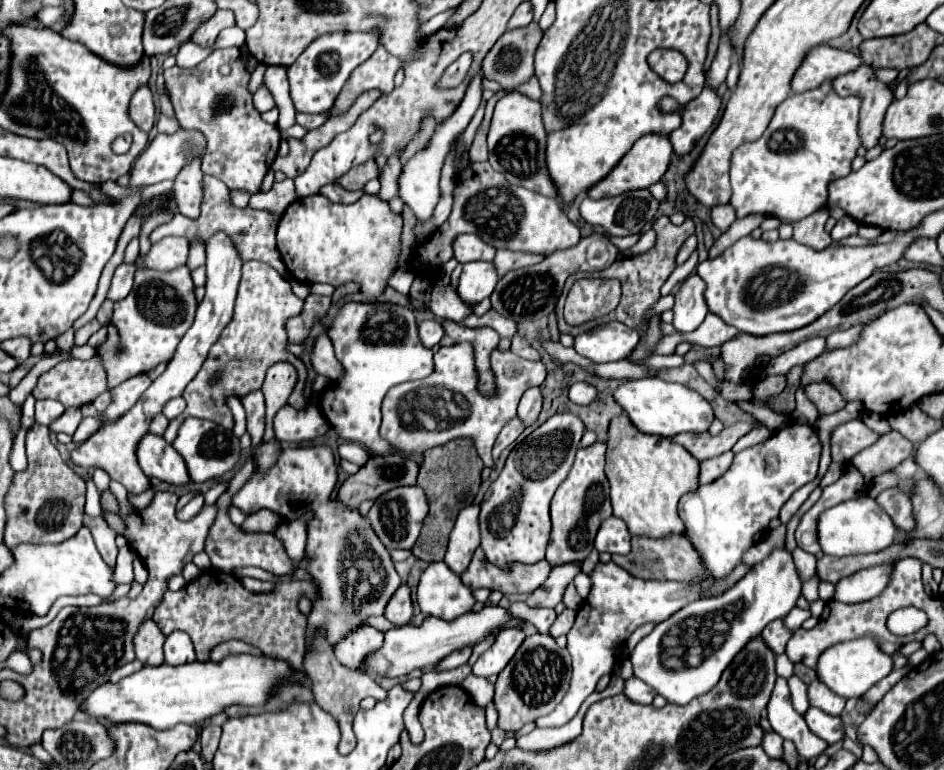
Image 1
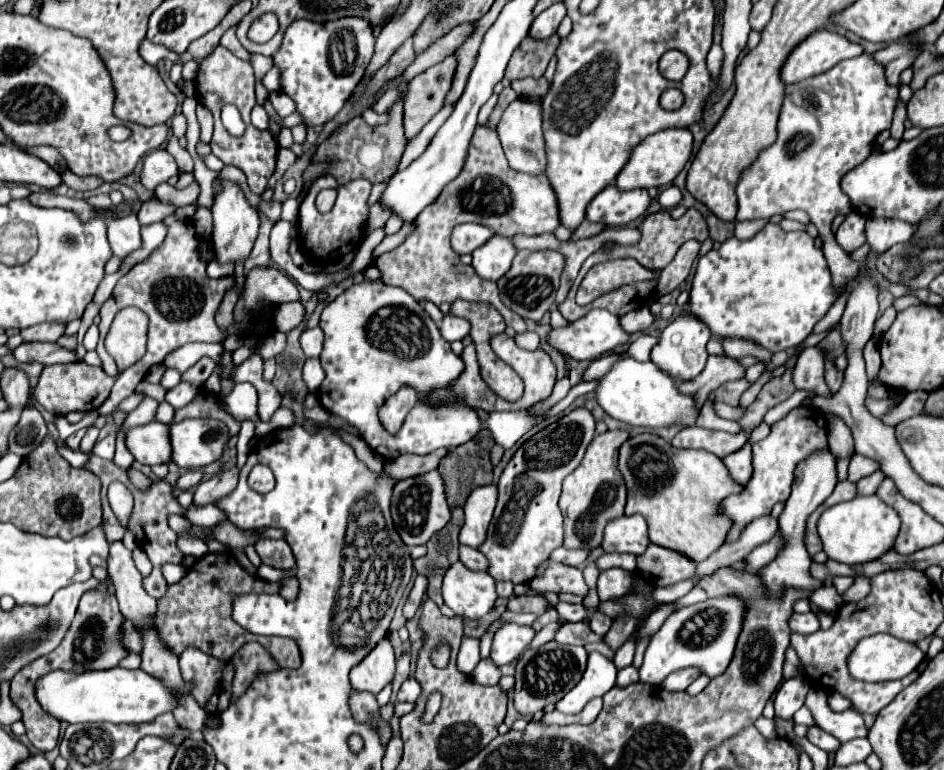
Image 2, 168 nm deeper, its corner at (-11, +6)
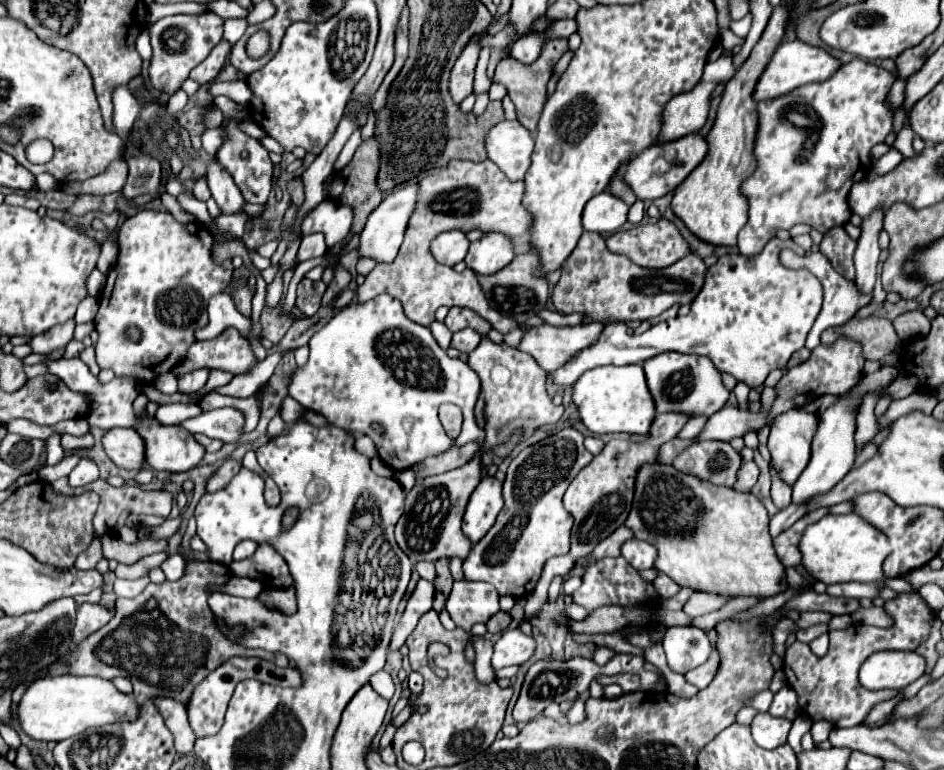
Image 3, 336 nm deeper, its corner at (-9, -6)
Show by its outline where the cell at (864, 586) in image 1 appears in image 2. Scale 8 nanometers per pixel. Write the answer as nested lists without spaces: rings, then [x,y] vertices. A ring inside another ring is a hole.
[[[857,576],[853,586],[843,594],[843,600],[845,602],[859,602],[865,596],[869,596],[869,592],[871,592],[871,580],[865,576]]]

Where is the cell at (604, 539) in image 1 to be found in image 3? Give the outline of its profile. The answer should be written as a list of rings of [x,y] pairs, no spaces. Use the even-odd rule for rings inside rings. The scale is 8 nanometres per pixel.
[[[633,538],[623,544],[621,554],[635,570],[649,570],[655,566],[657,548],[653,548],[653,544],[649,544],[649,542]]]

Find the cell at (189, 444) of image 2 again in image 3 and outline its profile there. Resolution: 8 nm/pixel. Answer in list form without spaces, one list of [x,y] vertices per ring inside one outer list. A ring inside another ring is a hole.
[[[143,410],[141,414],[135,414],[135,418],[137,418],[137,424],[133,426],[133,430],[137,430],[137,434],[143,438],[143,442],[145,442],[145,462],[153,470],[179,474],[179,472],[195,468],[199,464],[199,460],[203,458],[203,454],[205,454],[203,446],[197,444],[193,434],[185,432],[183,426],[165,426],[161,422],[153,420],[153,416],[147,414],[147,410]]]

